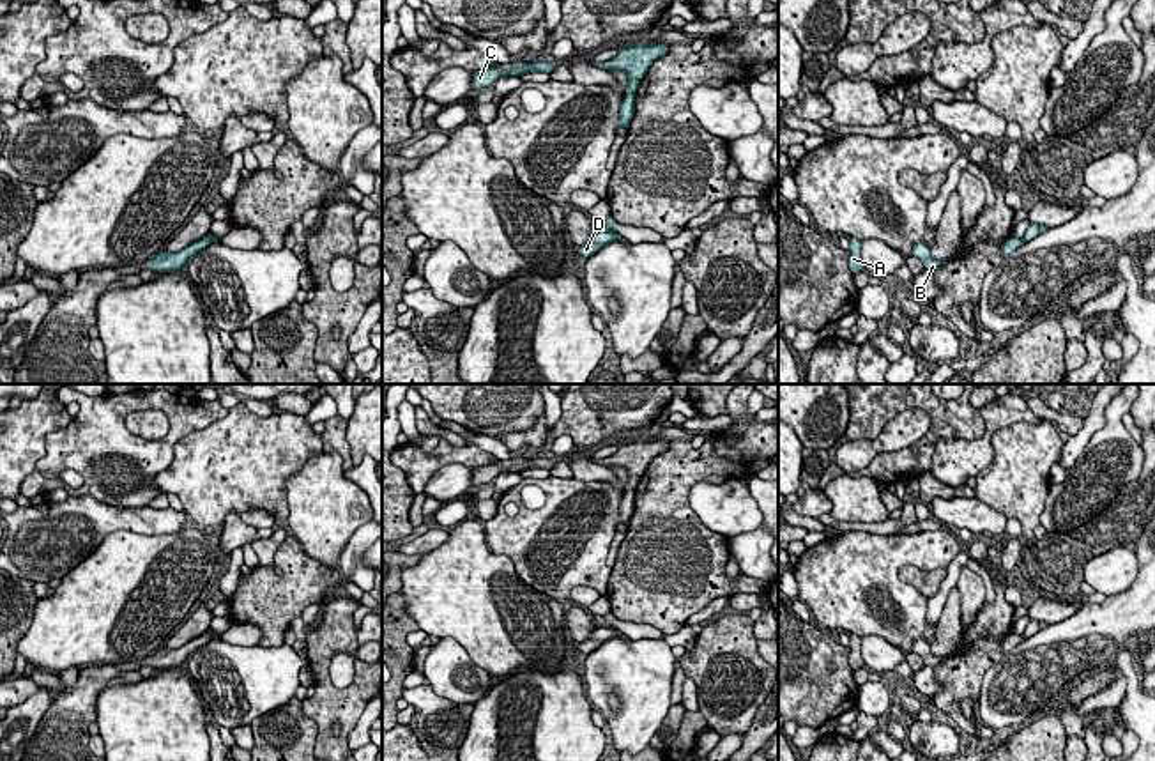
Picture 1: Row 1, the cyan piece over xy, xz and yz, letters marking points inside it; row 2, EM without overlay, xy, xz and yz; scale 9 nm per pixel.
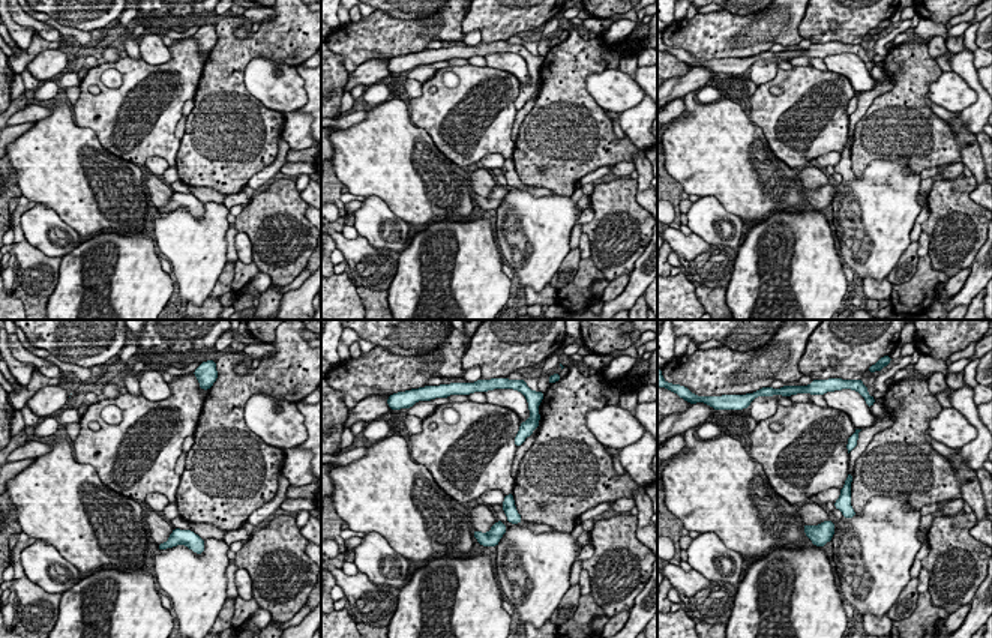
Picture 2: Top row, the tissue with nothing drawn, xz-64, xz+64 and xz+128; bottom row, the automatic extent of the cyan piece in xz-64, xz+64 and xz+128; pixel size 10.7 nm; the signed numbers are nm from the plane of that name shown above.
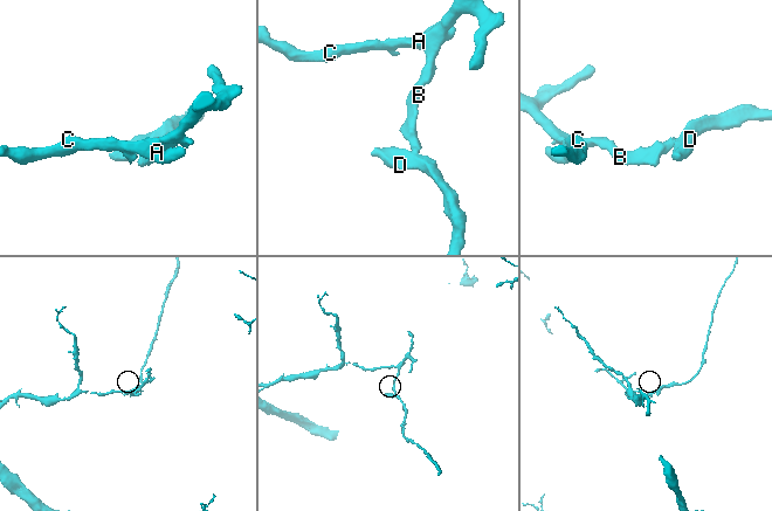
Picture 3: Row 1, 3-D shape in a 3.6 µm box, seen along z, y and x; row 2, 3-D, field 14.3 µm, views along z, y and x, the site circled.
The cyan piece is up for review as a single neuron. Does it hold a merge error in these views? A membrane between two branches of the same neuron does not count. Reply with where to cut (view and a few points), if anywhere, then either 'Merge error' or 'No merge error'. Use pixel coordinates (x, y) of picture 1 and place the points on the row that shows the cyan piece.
Split along xz (609, 229), (612, 232). Merge error

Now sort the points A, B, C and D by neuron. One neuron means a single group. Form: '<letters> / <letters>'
A B C / D

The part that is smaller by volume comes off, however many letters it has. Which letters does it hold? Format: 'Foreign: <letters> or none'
Foreign: D

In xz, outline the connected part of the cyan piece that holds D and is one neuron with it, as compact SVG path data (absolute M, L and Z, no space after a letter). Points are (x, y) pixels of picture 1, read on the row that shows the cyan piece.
M598 230L593 234L593 237L584 244L578 246L575 244L575 251L584 255L585 258L593 257L596 251L600 251L605 244L612 242L612 241L626 241L624 237L621 237L616 232L610 230Z

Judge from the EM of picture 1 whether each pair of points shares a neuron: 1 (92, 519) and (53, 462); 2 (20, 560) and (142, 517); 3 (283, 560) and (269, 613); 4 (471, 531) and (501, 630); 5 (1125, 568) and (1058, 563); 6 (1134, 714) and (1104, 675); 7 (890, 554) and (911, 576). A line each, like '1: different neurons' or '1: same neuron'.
1: different neurons
2: same neuron
3: same neuron
4: same neuron
5: different neurons
6: different neurons
7: different neurons

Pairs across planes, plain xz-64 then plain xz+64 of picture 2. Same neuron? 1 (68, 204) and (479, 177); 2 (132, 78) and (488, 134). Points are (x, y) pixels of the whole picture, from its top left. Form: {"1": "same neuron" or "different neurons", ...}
{"1": "different neurons", "2": "same neuron"}

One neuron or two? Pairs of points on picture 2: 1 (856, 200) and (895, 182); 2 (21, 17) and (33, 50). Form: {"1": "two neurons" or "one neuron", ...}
{"1": "one neuron", "2": "two neurons"}

